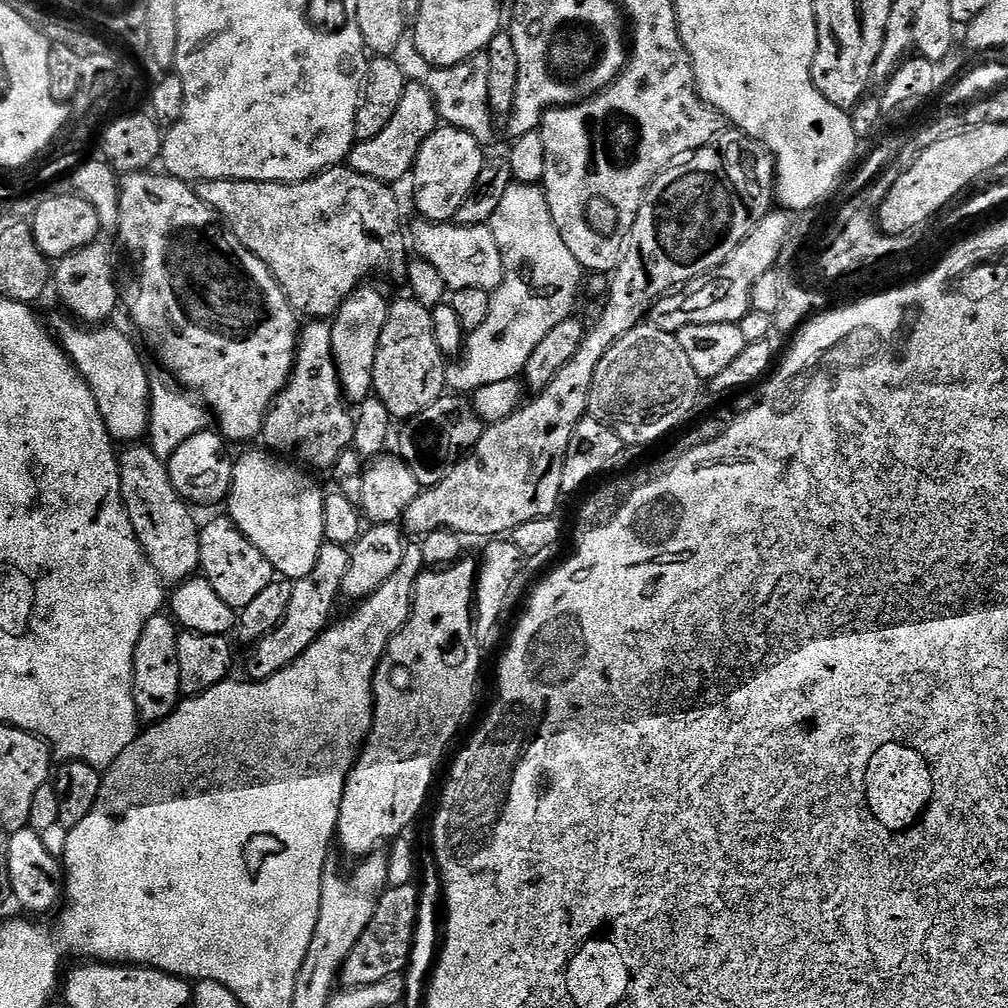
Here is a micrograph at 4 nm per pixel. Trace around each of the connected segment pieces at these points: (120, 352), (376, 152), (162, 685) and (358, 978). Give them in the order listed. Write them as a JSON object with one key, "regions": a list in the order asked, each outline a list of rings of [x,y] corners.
{"regions":[[[[63,315],[60,316],[54,317],[52,324],[50,320],[51,331],[64,353],[71,358],[72,365],[80,371],[81,378],[90,386],[113,441],[139,441],[148,430],[150,403],[150,379],[148,380],[140,362],[139,352],[120,333],[123,331],[119,327],[81,326]]],[[[405,83],[402,102],[398,102],[394,118],[390,118],[382,134],[352,145],[352,152],[346,161],[347,167],[366,178],[380,180],[389,186],[395,185],[395,180],[400,180],[403,176],[405,179],[411,173],[422,142],[426,142],[426,138],[430,138],[430,134],[436,131],[437,127],[436,104],[433,103],[427,87],[423,83]]],[[[171,615],[152,616],[144,624],[142,638],[138,638],[138,646],[134,650],[132,697],[137,717],[148,726],[166,719],[182,699],[178,670],[178,625]]],[[[415,883],[397,888],[388,888],[380,897],[374,910],[374,918],[370,918],[370,926],[358,938],[354,950],[340,967],[339,983],[345,989],[374,986],[374,982],[382,982],[382,978],[399,976],[405,970],[408,959],[412,956],[412,939],[416,936],[416,915],[420,912],[420,896],[416,893]]]]}

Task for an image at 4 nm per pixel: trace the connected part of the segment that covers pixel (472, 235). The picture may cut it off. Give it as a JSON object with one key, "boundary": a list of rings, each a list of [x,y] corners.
{"boundary":[[[423,218],[417,221],[412,228],[412,248],[416,251],[413,253],[442,274],[442,282],[446,282],[449,290],[486,290],[491,294],[504,281],[502,254],[498,254],[498,242],[494,242],[488,224],[460,225]]]}

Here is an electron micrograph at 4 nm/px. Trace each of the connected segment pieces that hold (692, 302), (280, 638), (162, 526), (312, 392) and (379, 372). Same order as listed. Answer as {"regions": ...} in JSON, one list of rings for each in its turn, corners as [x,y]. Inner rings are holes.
{"regions":[[[[769,211],[756,223],[750,235],[733,250],[730,258],[726,258],[726,262],[715,274],[689,280],[661,296],[648,312],[647,323],[673,334],[695,324],[738,324],[750,311],[754,282],[762,278],[762,274],[777,267],[789,217],[783,211],[775,211]]],[[[325,542],[320,547],[318,562],[314,562],[314,570],[306,574],[306,578],[295,581],[292,585],[290,602],[286,606],[286,614],[282,622],[270,634],[259,637],[256,644],[248,652],[244,660],[243,675],[249,681],[268,680],[274,674],[286,670],[320,637],[320,633],[328,627],[333,619],[332,607],[336,599],[341,599],[342,578],[346,578],[349,549],[343,544]],[[248,675],[248,676],[247,676]]],[[[136,442],[125,452],[119,453],[120,461],[120,493],[124,499],[124,508],[128,511],[130,522],[134,526],[134,534],[154,570],[165,585],[175,586],[191,580],[200,572],[200,528],[192,517],[193,509],[188,501],[181,498],[178,490],[174,490],[172,479],[168,476],[167,463],[150,446],[143,448],[143,443]]],[[[316,318],[308,322],[305,328],[303,325],[299,329],[296,360],[292,363],[292,373],[288,384],[276,395],[276,400],[272,403],[268,416],[264,420],[263,447],[305,469],[331,470],[336,467],[340,455],[352,448],[353,438],[354,416],[340,391],[340,381],[336,378],[336,363],[332,361],[332,326],[327,319]]],[[[411,298],[400,300],[397,304],[395,301],[388,309],[386,326],[382,326],[382,338],[378,338],[378,350],[374,354],[374,395],[382,402],[382,406],[386,406],[386,410],[390,410],[393,421],[403,422],[422,414],[426,406],[434,406],[434,402],[445,395],[447,388],[446,357],[442,350],[438,350],[438,338],[434,338],[431,311]]]]}

